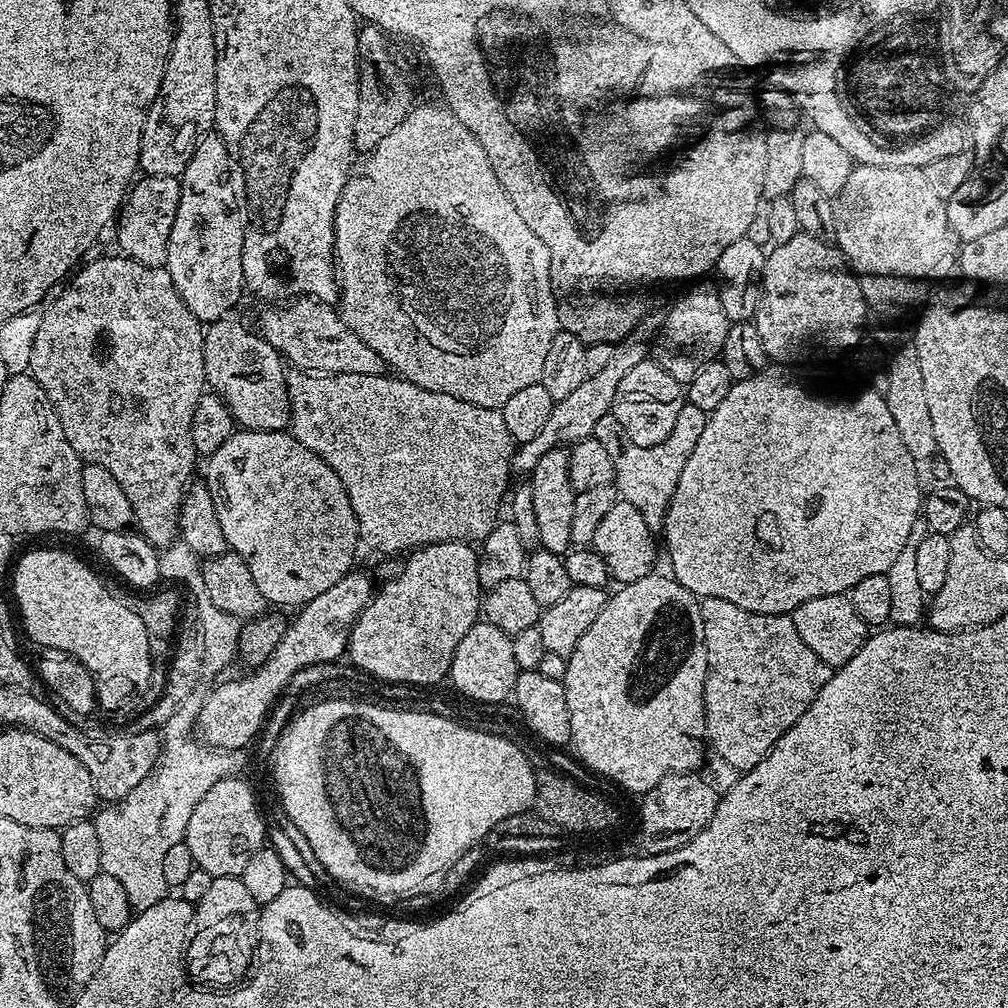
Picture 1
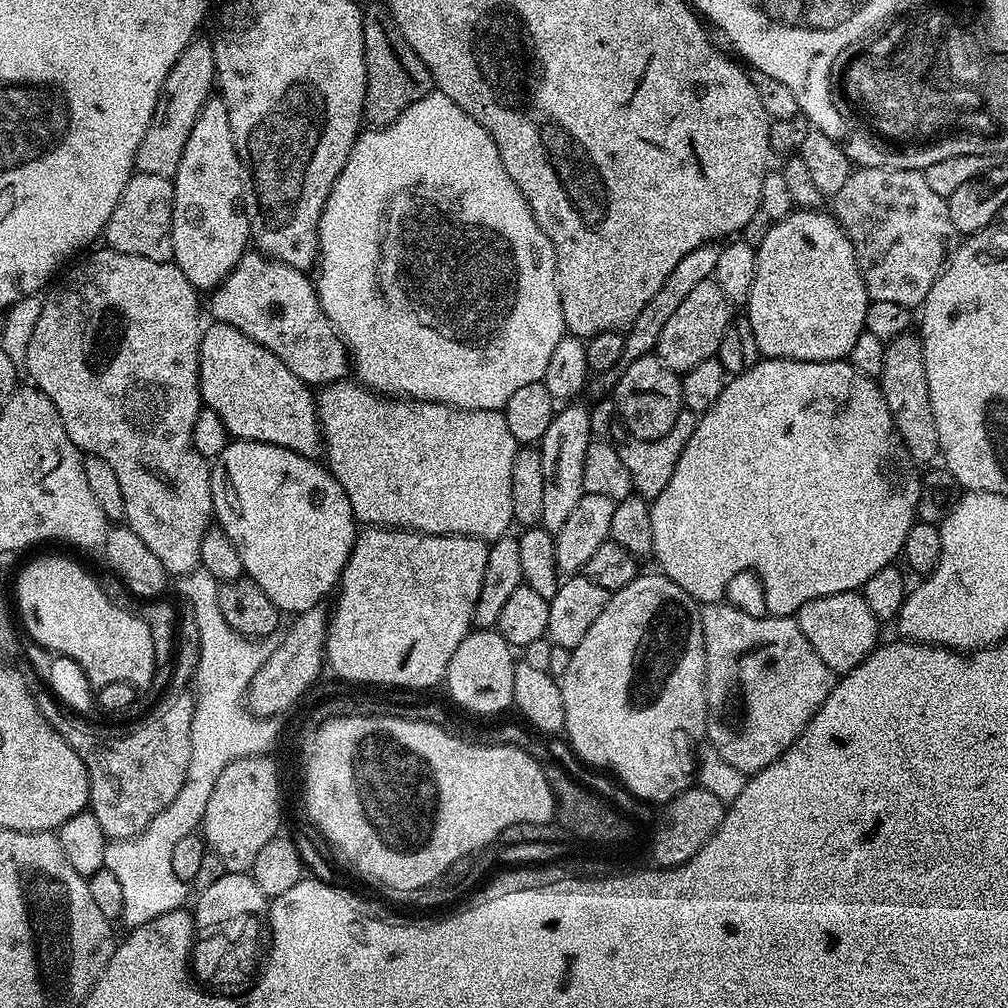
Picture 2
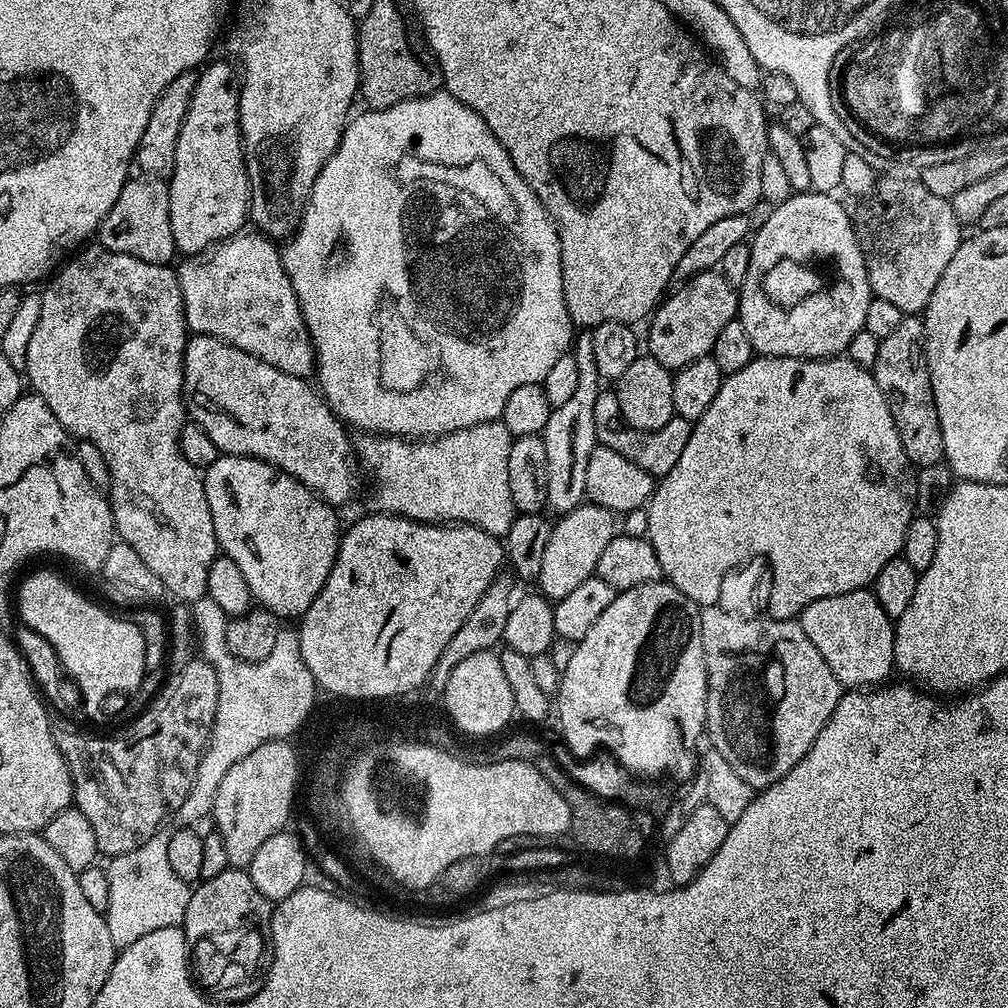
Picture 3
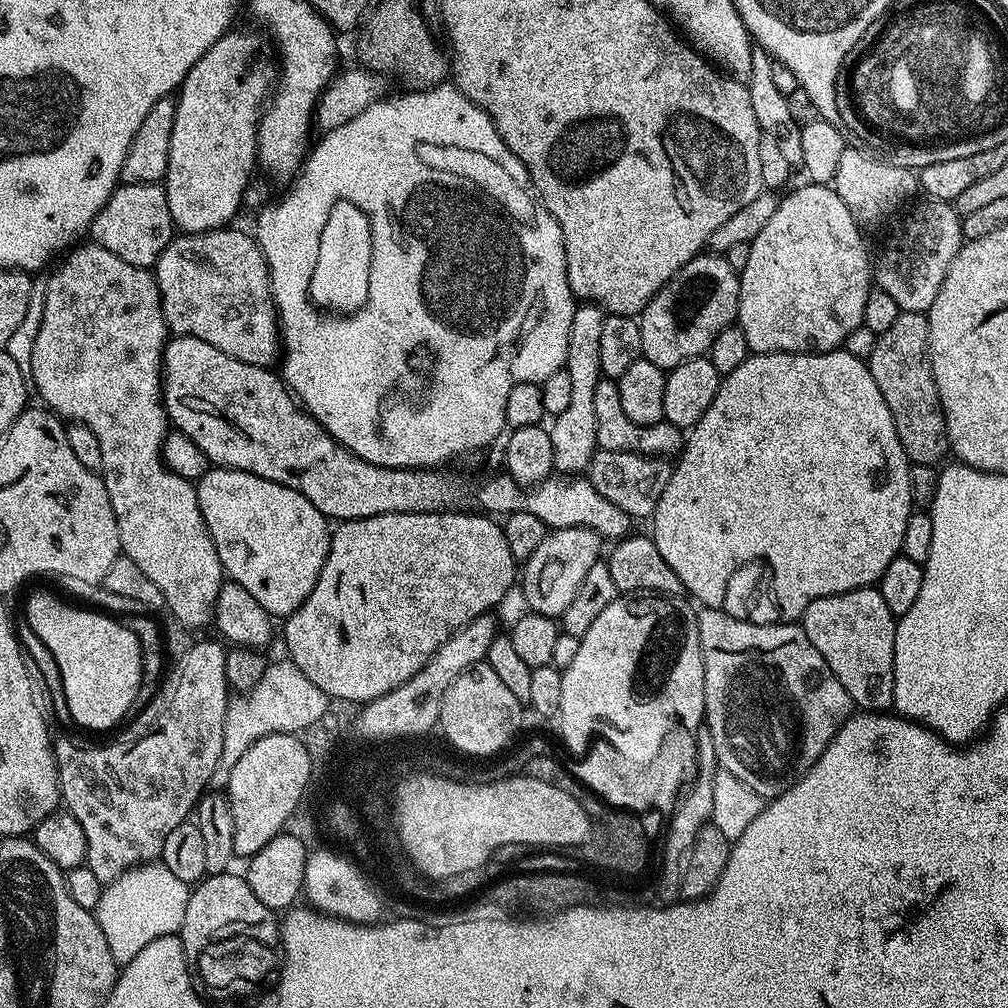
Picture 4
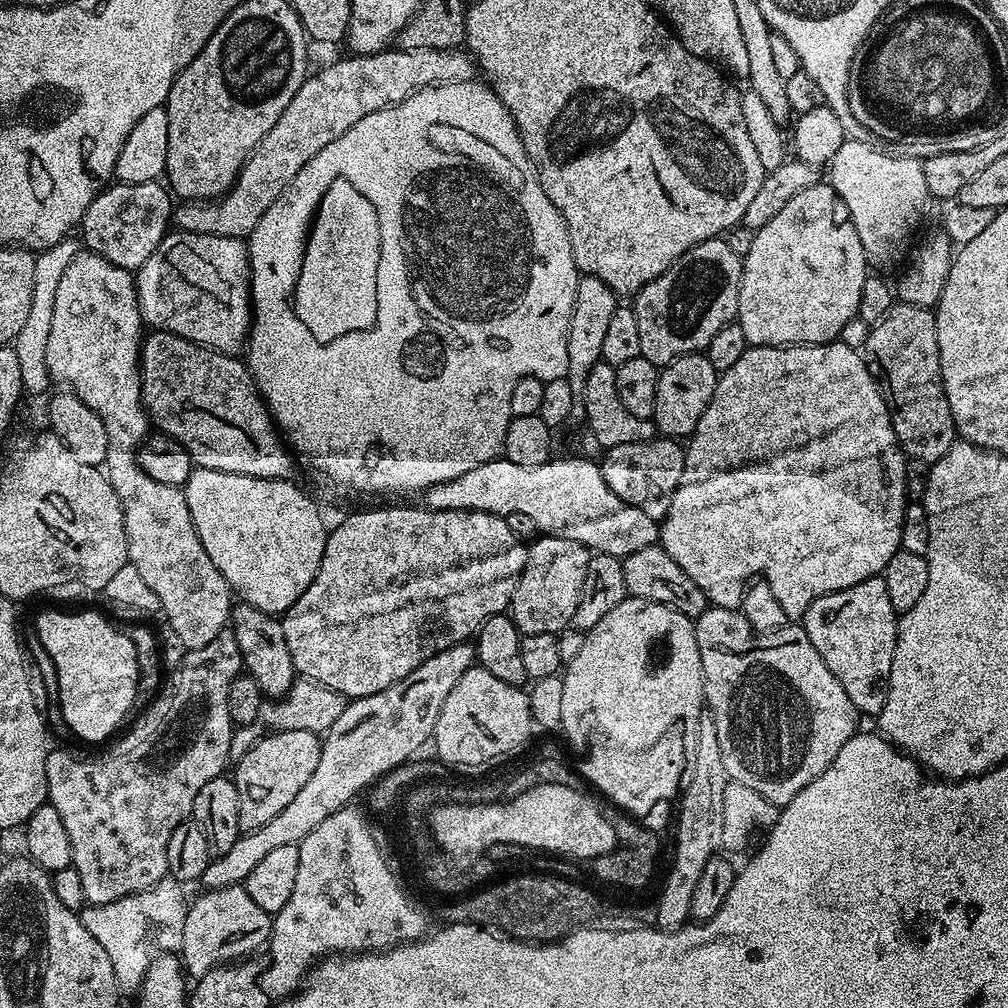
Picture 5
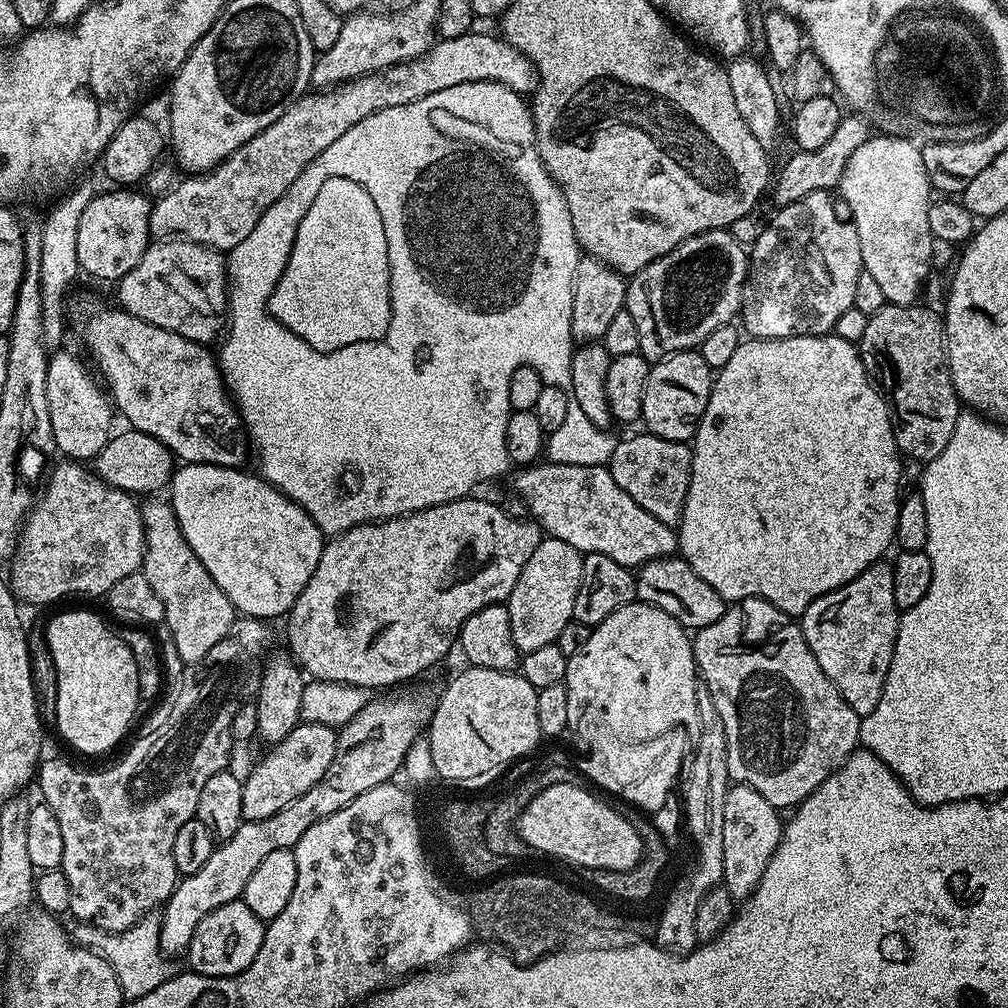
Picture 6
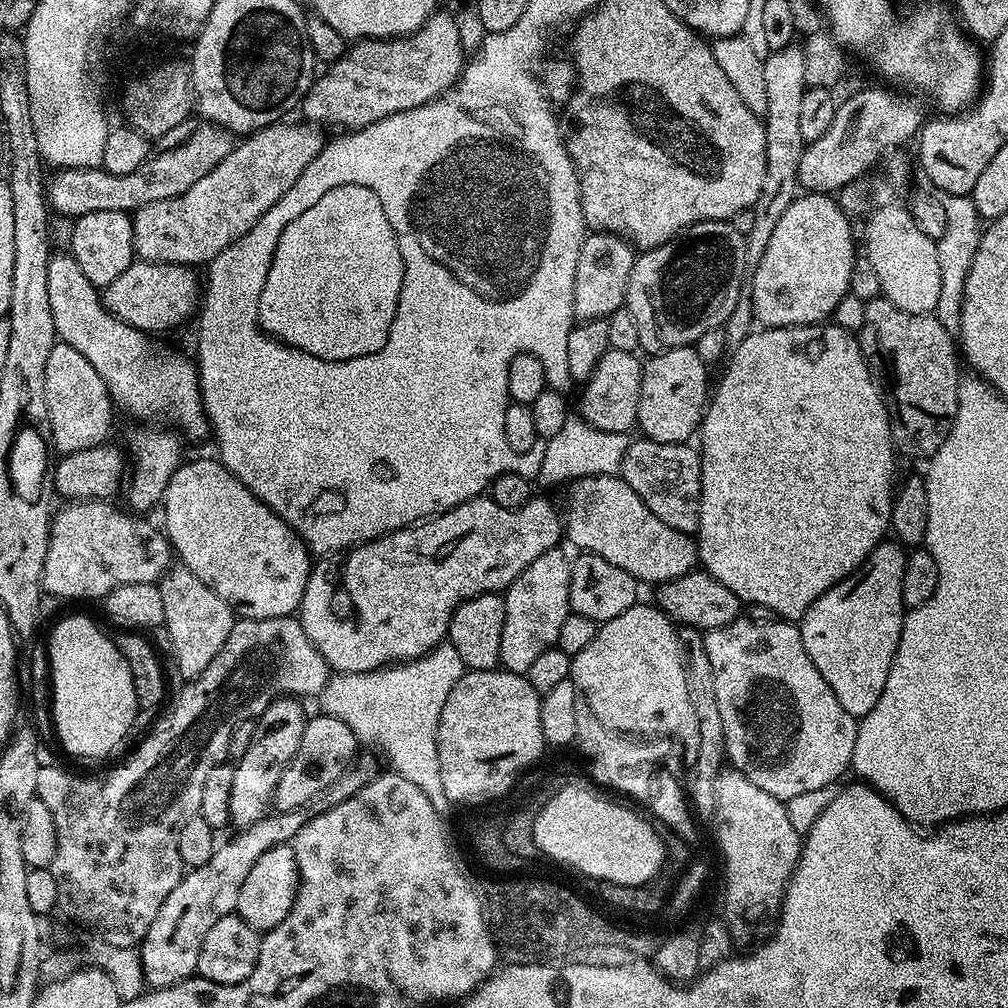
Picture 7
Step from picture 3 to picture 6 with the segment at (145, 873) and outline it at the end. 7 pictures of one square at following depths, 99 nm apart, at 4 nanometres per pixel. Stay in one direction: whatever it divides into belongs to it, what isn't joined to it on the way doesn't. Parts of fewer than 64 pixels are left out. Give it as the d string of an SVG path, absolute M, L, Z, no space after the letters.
M149 914L130 930L125 932L107 932L101 928L95 928L92 924L73 923L70 935L81 948L90 948L98 953L101 958L114 970L118 978L118 986L122 990L125 1001L137 1000L150 990L158 990L162 982L166 982L171 976L176 975L177 965L165 957L160 950L160 918L159 915Z

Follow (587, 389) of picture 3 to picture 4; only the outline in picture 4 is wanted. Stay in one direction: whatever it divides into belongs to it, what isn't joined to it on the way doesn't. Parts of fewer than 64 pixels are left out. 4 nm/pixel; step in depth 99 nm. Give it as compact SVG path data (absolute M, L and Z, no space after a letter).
M584 302L579 305L574 314L574 322L570 322L570 342L566 350L566 362L563 371L570 374L571 397L567 410L554 417L550 424L550 442L554 446L554 469L560 474L580 474L587 469L592 461L592 453L597 451L596 427L594 426L594 386L602 379L600 367L600 335L602 335L602 322L606 313L599 304Z

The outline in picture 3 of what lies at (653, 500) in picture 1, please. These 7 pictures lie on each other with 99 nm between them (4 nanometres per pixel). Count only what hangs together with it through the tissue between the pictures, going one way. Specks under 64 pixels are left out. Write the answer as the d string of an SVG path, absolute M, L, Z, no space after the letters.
M601 390L598 394L598 402L594 402L594 434L596 443L599 447L618 450L634 466L642 466L654 478L659 478L670 474L674 470L674 465L678 463L678 457L682 455L682 450L686 447L686 442L690 442L693 421L682 418L681 416L672 416L662 430L647 432L632 428L624 421L622 406L618 406L618 398L615 391Z

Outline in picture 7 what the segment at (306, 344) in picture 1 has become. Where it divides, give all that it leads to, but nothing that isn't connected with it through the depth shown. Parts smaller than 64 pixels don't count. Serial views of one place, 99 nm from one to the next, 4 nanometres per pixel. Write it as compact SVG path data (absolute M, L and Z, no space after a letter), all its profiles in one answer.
M137 259L123 274L118 274L110 286L102 289L104 307L139 332L164 332L197 315L202 300L202 284L196 281L192 272L195 271L186 264L159 264Z

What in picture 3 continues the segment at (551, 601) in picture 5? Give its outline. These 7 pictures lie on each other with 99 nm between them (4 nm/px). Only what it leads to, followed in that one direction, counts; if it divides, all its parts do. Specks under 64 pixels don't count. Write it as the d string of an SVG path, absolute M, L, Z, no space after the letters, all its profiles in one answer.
M591 502L579 504L557 520L560 521L552 524L550 542L546 542L546 550L542 553L542 570L538 570L535 581L540 587L539 595L547 596L553 602L566 598L566 594L586 582L586 578L596 575L602 549L608 545L610 538L618 534L617 517L610 510Z

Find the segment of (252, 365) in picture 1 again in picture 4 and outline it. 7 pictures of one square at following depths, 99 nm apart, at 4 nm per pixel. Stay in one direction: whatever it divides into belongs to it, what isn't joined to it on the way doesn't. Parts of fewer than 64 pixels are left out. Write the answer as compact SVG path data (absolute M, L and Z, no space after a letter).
M172 336L164 346L164 366L162 369L162 391L164 408L168 411L171 427L191 438L198 450L206 454L209 465L233 468L282 486L298 490L322 515L332 522L374 518L378 514L398 514L399 512L450 512L472 510L477 504L484 514L495 514L503 518L509 512L529 512L534 518L542 518L549 530L554 528L593 528L605 541L623 540L633 531L633 517L627 516L614 502L606 502L591 482L580 474L553 474L540 484L527 488L514 482L511 476L484 476L480 481L468 476L458 476L448 470L435 468L379 468L355 456L343 448L314 417L305 412L288 385L279 375L272 373L271 367L250 366L250 362L238 362L230 354L222 354L218 346L202 342L193 336Z

